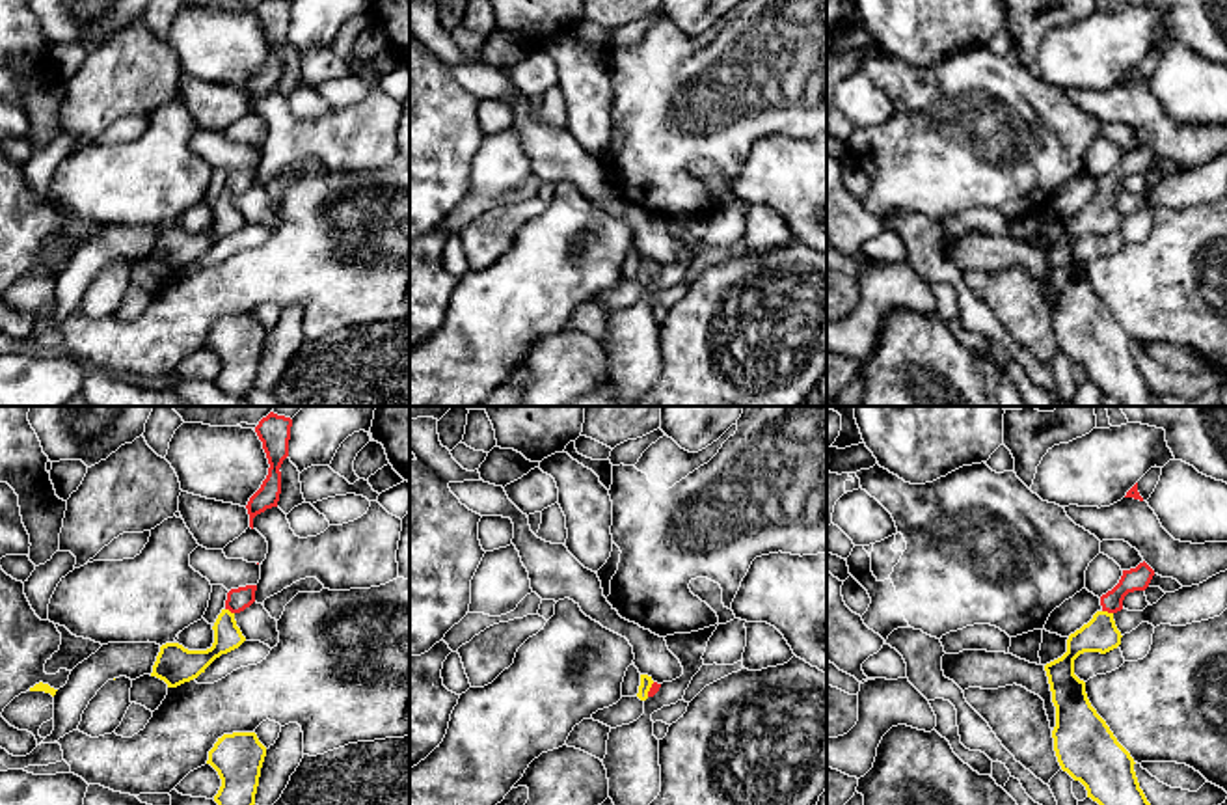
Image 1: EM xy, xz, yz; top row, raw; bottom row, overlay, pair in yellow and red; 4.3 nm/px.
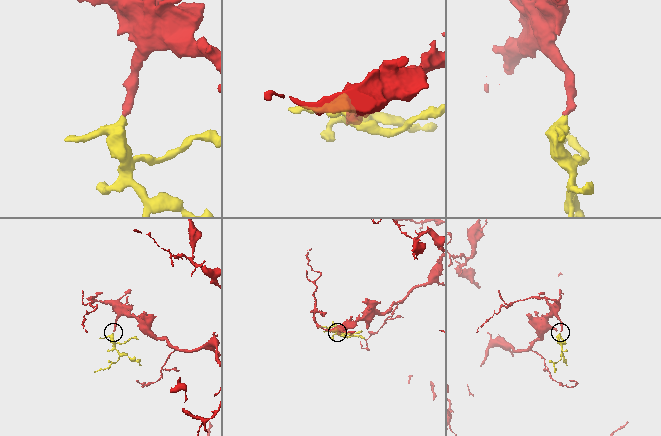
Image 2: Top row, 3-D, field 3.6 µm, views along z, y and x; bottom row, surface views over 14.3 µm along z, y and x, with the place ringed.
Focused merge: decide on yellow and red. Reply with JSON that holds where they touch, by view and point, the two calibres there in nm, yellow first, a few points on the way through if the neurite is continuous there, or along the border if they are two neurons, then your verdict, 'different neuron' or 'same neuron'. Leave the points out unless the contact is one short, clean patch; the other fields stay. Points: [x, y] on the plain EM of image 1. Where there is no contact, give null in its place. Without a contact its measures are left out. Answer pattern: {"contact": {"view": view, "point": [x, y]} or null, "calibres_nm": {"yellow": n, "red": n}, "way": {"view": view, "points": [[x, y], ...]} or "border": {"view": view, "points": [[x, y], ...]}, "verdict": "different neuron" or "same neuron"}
{"contact": {"view": "yz", "point": [1106, 194]}, "calibres_nm": {"yellow": 150, "red": 100}, "way": {"view": "yz", "points": [[1101, 217], [1106, 194], [1112, 183], [1138, 161]]}, "verdict": "same neuron"}

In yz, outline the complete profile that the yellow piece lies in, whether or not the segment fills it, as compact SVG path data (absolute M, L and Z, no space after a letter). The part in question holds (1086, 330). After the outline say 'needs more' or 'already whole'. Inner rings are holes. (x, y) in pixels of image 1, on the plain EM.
M1145 143L1123 153L1119 166L1100 179L1102 192L1069 218L1061 240L1045 248L1056 289L1052 321L1058 345L1085 369L1087 380L1123 406L1154 406L1153 389L1139 371L1134 341L1091 289L1085 265L1074 257L1074 242L1084 235L1106 237L1121 227L1113 198L1123 192L1125 179L1145 173L1153 158Z | needs more

